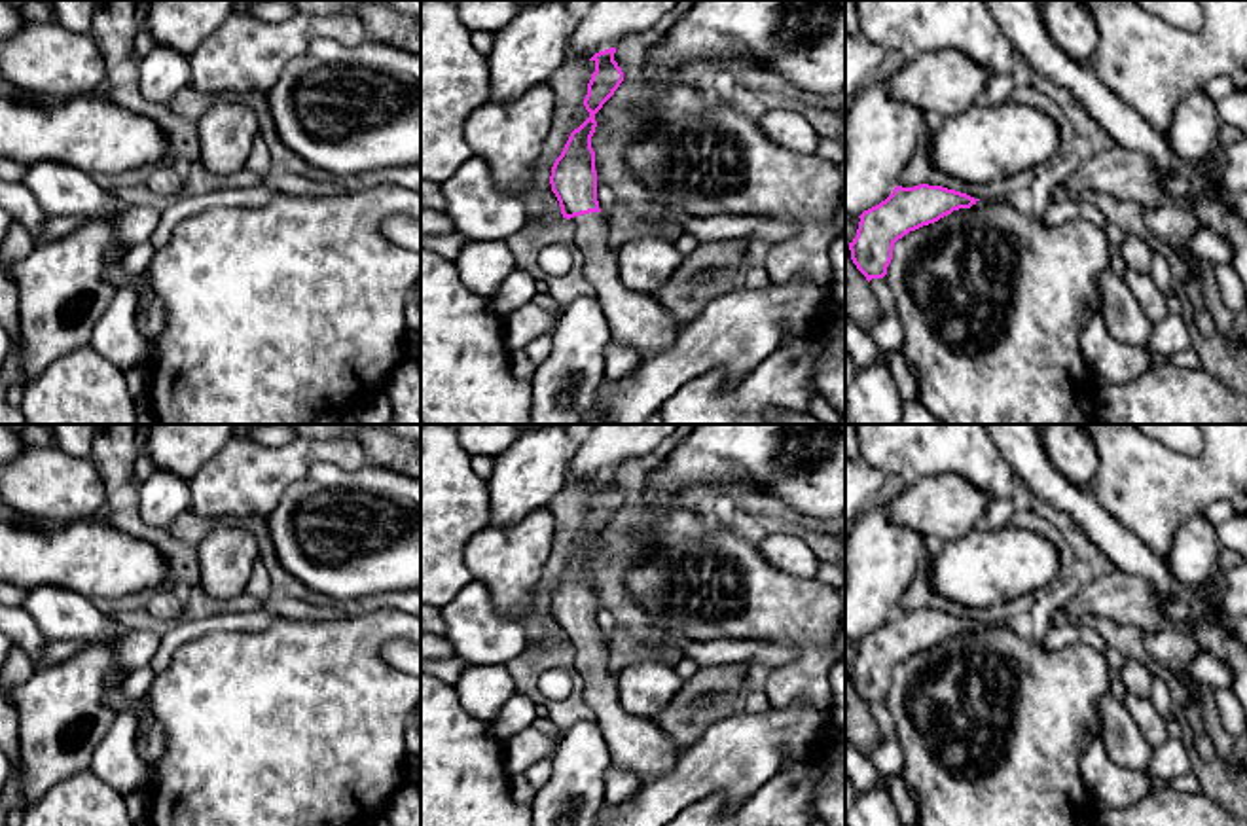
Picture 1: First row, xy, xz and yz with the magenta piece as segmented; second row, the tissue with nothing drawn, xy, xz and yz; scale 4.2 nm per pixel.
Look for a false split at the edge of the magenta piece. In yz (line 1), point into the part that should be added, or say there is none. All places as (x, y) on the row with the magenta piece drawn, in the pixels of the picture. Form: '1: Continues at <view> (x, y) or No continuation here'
1: No continuation here

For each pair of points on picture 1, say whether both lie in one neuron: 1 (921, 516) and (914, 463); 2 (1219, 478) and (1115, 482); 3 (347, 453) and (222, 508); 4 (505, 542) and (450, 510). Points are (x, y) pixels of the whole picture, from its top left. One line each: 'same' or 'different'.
1: different
2: same
3: same
4: different

